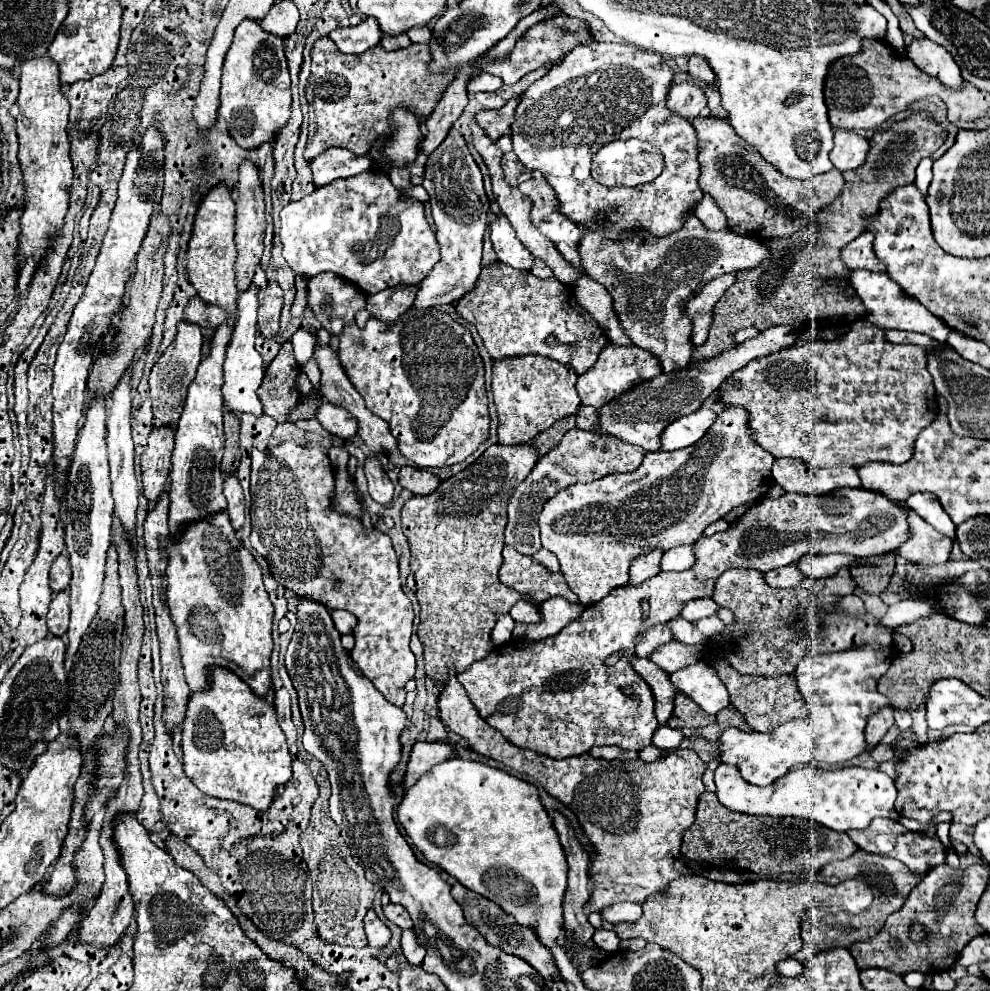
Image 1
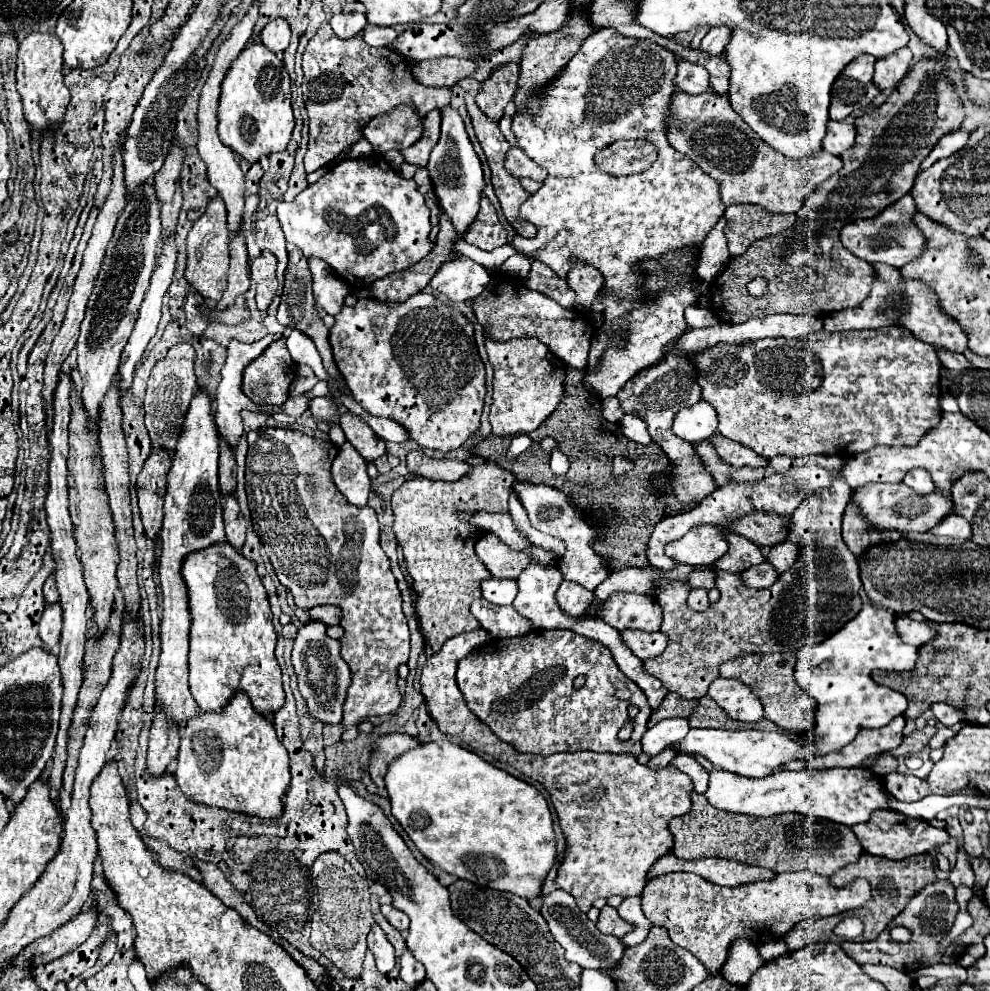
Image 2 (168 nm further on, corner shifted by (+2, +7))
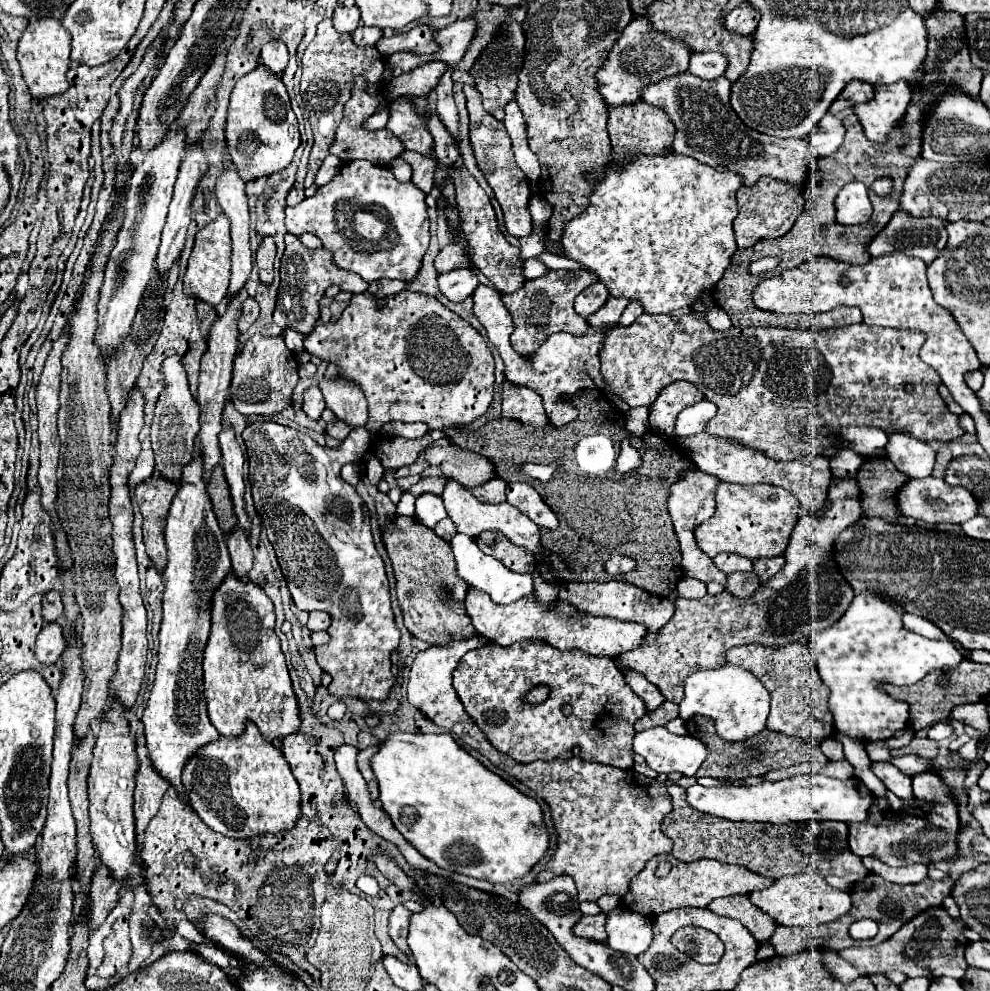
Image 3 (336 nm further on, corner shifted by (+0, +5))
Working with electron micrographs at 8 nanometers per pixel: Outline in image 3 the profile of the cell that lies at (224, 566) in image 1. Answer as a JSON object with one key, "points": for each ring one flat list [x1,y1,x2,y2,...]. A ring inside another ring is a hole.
{"points":[[232,573,216,591,212,605,212,633,204,651,204,695,210,721,224,737,242,735,248,721,256,723,270,743,300,729,298,699,274,633,274,605,258,585,236,581]]}

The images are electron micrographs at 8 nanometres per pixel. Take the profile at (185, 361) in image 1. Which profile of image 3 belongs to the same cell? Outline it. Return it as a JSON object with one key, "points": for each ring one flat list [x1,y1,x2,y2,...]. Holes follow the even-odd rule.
{"points":[[176,355,168,357,162,363,162,375,166,381,166,389,160,395,160,399,156,403,156,411,154,411,152,433,150,433,152,451,154,451,154,459,156,459,156,473,160,477,164,477,166,481,180,483,184,465,188,465,194,457,194,441,196,441,196,435,200,431,200,423,198,423,200,413,198,413,196,399,192,397,192,393,188,389,186,371,184,371,184,367]]}

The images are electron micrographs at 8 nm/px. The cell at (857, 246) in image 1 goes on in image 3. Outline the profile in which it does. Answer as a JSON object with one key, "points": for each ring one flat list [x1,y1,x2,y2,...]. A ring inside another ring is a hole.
{"points":[[898,211,898,213,894,213,892,221,868,245,868,251,872,257,878,257,880,253,902,251,902,253,908,253,910,257,918,257,926,265,930,265,940,255,940,251,946,247,946,239,948,239,946,221,942,221,942,219,914,219,914,217,908,217,906,213]]}

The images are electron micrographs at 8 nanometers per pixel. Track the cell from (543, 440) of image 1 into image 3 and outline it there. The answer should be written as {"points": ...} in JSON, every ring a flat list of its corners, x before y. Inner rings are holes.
{"points":[[584,391,576,395,572,403,578,409,578,417,568,423,566,429,554,429,554,425,534,427,516,419,498,417,478,429,446,427,444,433,454,445,480,453,496,463,496,475,506,483,522,481,542,495,560,523,556,529,540,529,542,561,552,567,558,585,610,581,612,577,604,571,604,563,612,555,628,555,638,567,632,573,620,575,620,579,630,579,632,585,652,595,668,595,684,577,684,569,668,515,666,493,668,485,680,481,682,471,696,465,680,445,670,443,670,439,654,431,646,431,640,437,628,433,624,413,612,407,604,391],[622,439,630,439,630,445,638,449,642,457,642,465,624,475,614,473],[552,461,560,461,562,467,548,483,528,479,528,475,522,473,522,465,526,463,548,465]]}

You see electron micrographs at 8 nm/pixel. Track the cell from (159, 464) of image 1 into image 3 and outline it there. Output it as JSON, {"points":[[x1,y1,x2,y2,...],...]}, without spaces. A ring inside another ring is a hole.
{"points":[[160,475,150,477,148,481,140,483,136,487,136,501,140,507,140,513,144,515,144,545,146,553,152,561,152,565,158,569,158,573,166,567,166,541,164,541,164,525,168,517,170,503,176,495,178,487,170,481,164,481]]}

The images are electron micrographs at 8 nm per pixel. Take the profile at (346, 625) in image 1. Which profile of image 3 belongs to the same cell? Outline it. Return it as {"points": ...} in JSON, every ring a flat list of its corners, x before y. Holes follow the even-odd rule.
{"points":[[312,611,310,619,306,623,306,627,310,631,324,631,324,629,328,629,328,625,330,625,330,617,324,611]]}

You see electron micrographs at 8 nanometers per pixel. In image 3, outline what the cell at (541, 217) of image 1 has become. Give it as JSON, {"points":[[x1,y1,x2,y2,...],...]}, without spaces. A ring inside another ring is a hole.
{"points":[[604,283,590,285,584,293,580,293,580,295,576,297,574,311,576,311,580,317,588,319,592,313,596,313,596,311,606,303,608,295,610,295,610,293,608,293,608,289,606,289]]}

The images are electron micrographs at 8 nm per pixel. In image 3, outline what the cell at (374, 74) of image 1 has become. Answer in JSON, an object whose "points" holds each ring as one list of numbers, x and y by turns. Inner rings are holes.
{"points":[[324,19,318,25,316,37,312,39,312,43,306,47,306,51,302,55,300,95,310,113,310,125,314,131,314,145,312,145,312,153,310,153,308,175,306,175,304,187,314,185,316,171,328,155,336,127,342,121,342,107,350,99,354,77,356,75,366,77,370,83,370,93,376,93,376,85,378,85,382,73,384,73,384,57,380,57,376,47,356,47,352,43,350,33,338,33,332,27,332,19]]}

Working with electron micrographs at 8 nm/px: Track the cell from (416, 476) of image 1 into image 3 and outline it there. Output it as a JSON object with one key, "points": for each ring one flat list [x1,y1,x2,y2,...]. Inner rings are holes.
{"points":[[452,443,446,447,428,447,424,455,430,465,438,465,446,477,466,487,476,487,496,477,496,465,492,461]]}

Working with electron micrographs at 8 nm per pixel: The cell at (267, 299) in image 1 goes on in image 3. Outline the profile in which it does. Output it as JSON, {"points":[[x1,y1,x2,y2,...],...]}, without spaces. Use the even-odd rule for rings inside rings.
{"points":[[264,237,256,249,256,267,260,271,262,283,272,283,272,265,276,257,276,245,272,237]]}

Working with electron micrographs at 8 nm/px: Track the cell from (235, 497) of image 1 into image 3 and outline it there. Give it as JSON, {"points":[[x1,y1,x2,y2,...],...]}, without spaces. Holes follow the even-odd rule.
{"points":[[234,529,228,535,228,551,232,559,232,571,238,579,246,579,248,571,252,569,252,549,248,543,248,537,240,533,240,529]]}

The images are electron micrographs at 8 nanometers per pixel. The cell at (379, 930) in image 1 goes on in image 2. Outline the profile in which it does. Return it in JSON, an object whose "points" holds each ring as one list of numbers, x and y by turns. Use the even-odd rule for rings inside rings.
{"points":[[374,923,372,931,368,933,368,949,374,953,376,957,376,965,378,965,378,971,382,973,388,973,394,969,396,965,396,955,394,955,394,947,392,943,386,939,386,933,382,931,380,925]]}

